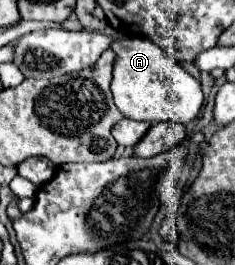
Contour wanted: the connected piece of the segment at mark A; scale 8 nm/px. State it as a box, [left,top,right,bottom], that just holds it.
[111,39,203,125]

